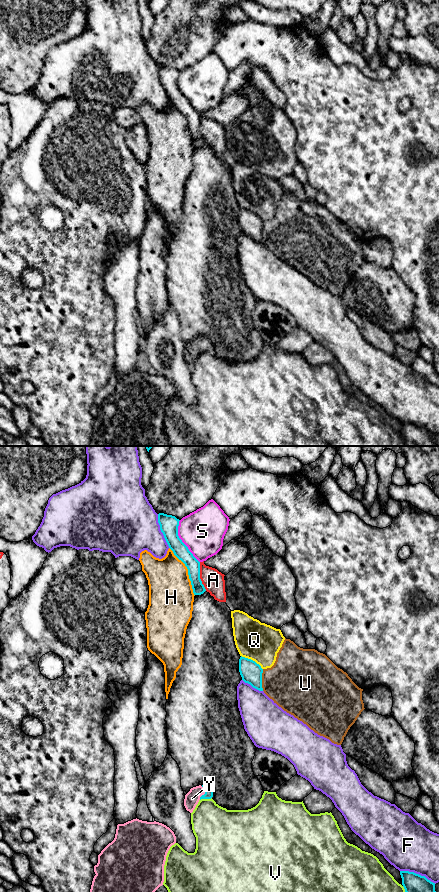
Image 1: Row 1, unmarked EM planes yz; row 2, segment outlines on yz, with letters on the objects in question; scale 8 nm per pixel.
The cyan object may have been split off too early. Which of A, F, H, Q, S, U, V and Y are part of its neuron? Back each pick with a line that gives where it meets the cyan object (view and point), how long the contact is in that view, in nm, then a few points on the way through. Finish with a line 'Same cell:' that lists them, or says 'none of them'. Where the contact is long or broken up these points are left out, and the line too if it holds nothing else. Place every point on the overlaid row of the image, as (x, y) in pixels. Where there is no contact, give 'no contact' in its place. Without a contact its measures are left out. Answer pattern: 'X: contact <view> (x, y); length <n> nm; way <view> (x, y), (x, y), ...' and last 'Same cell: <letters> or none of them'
Y: contact yz (205, 793); length 110 nm; way yz (208, 794), (205, 793), (197, 793), (192, 798)
Same cell: Y

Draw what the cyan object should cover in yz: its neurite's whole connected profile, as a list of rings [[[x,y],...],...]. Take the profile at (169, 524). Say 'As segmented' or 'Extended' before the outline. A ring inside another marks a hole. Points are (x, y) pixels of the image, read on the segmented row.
As segmented. [[[164,513],[158,514],[158,523],[164,538],[174,555],[181,560],[188,569],[194,595],[203,594],[206,589],[200,579],[200,562],[189,551],[188,547],[178,536],[179,519]]]

